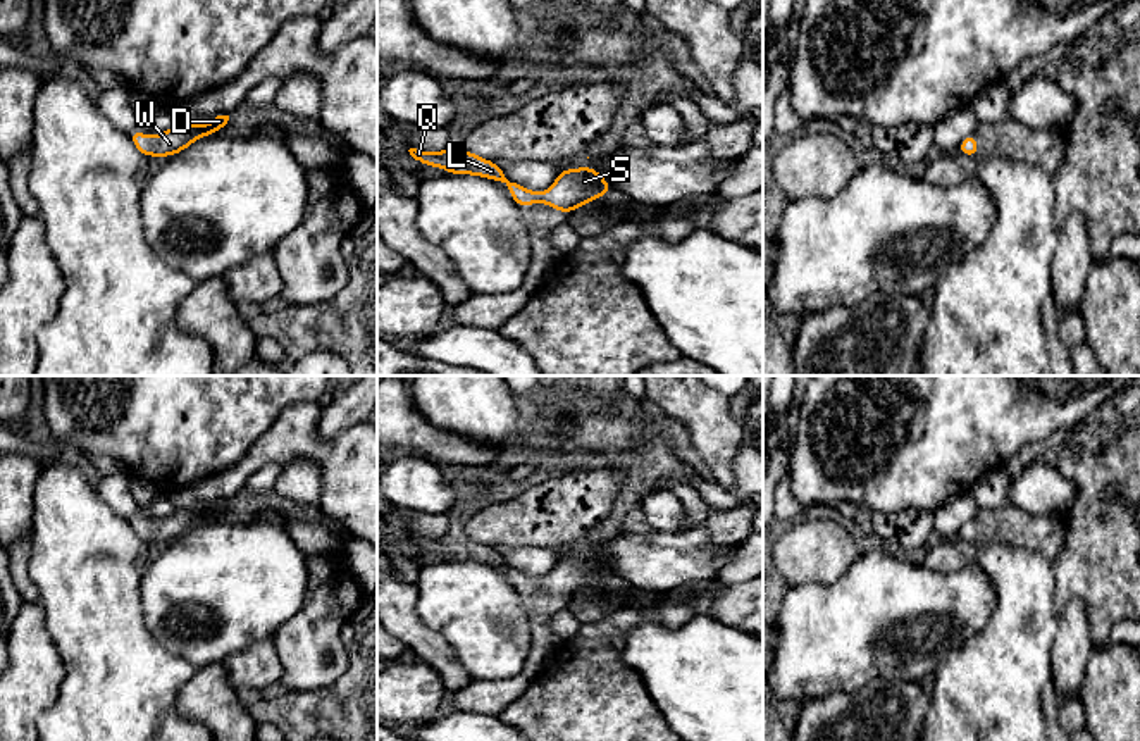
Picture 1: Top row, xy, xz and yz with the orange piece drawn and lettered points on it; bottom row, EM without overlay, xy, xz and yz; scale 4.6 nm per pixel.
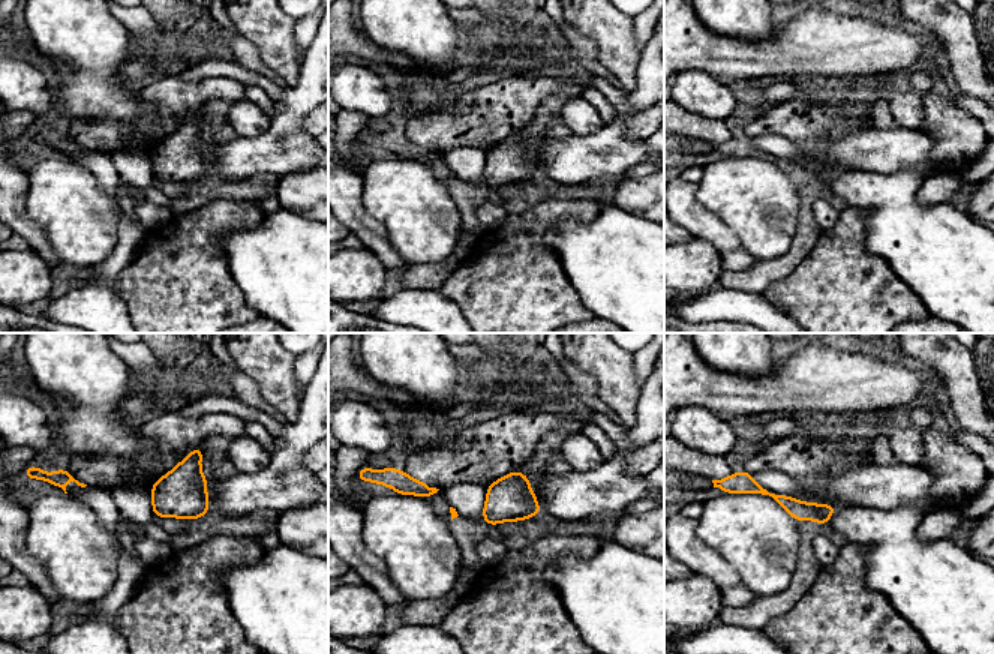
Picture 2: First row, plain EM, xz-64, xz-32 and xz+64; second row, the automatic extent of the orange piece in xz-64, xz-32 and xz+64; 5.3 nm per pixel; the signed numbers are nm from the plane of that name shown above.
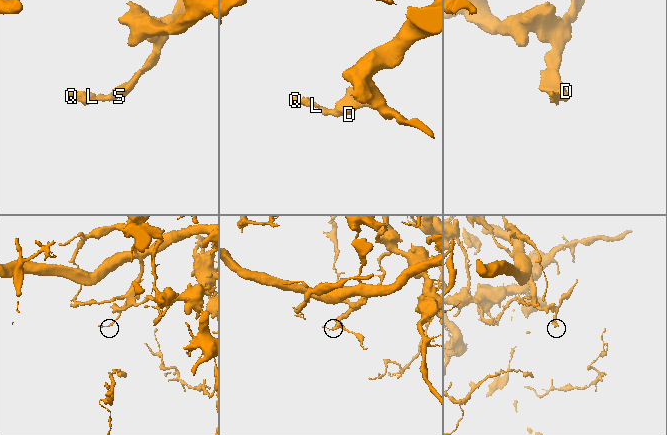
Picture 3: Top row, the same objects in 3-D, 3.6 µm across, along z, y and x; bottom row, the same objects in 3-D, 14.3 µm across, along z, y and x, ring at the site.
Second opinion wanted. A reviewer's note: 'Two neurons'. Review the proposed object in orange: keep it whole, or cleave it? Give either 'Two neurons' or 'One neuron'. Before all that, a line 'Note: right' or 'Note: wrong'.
Note: wrong
One neuron

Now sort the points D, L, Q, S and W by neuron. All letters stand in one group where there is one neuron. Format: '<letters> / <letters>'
D L Q S W

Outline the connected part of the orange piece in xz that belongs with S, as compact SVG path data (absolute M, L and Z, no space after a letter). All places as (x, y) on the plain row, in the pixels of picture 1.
M449 529L441 539L431 539L417 534L410 534L408 538L422 551L434 551L446 555L451 560L475 560L505 569L520 595L542 588L563 600L568 600L573 595L582 595L585 588L613 579L606 565L591 551L585 551L584 555L565 555L558 560L549 576L534 579L518 569L510 567L503 555L493 546L480 545L467 534L462 541L455 539L453 529Z

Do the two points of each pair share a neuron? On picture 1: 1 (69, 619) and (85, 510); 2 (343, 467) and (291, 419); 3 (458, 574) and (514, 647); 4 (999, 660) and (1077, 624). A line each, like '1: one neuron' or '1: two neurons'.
1: one neuron
2: one neuron
3: one neuron
4: two neurons

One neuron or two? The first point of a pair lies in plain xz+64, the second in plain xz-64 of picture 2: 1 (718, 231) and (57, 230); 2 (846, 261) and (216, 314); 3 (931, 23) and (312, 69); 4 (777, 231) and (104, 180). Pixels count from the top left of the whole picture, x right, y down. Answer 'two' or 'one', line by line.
1: two
2: one
3: two
4: two

